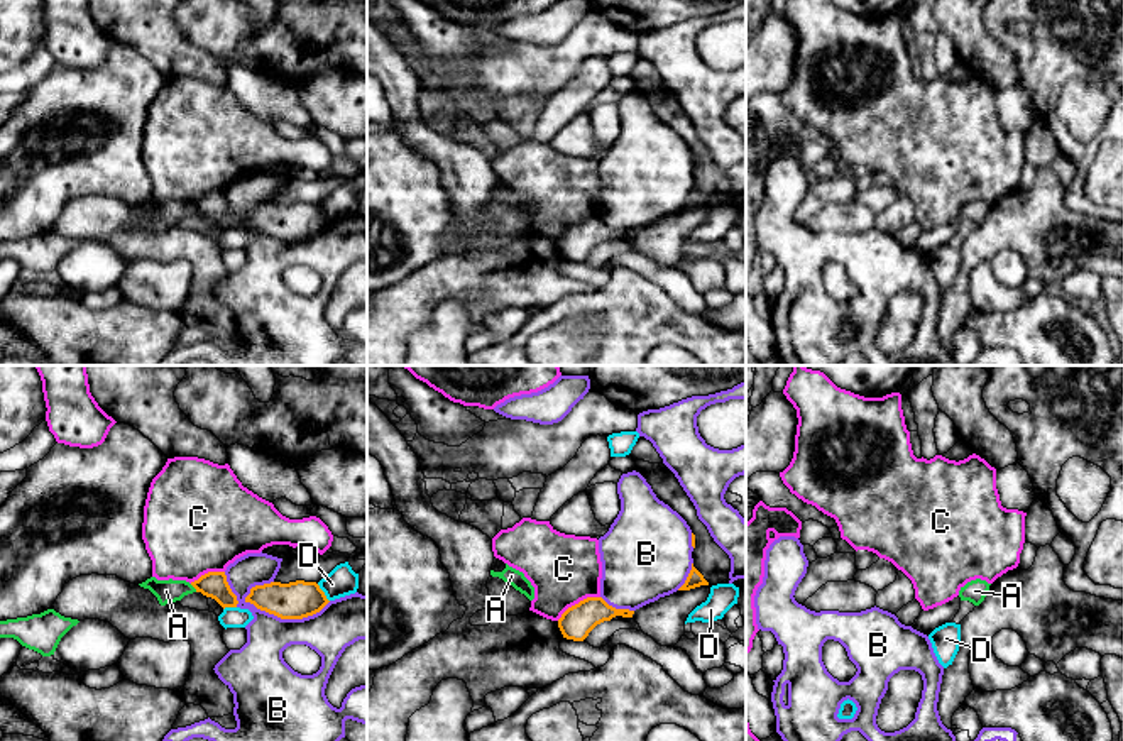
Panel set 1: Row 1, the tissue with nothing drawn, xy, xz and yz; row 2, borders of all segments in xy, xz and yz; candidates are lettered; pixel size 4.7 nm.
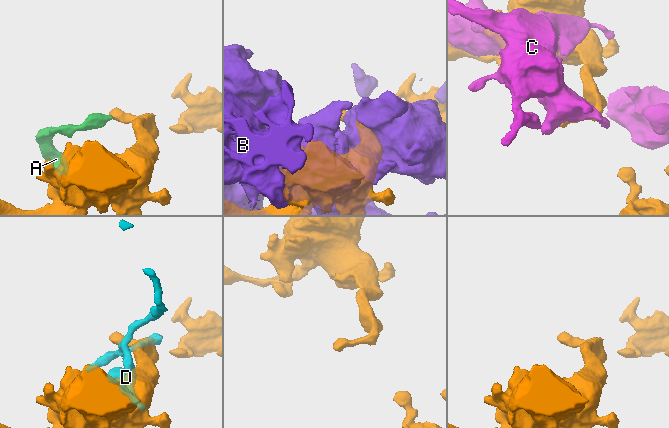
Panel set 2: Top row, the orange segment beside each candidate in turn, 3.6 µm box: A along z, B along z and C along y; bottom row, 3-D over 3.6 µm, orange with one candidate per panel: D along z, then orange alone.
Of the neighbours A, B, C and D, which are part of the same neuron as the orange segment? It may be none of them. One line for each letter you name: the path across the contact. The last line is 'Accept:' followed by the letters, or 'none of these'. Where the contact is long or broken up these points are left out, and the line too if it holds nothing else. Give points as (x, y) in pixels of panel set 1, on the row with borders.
Accept: none of these

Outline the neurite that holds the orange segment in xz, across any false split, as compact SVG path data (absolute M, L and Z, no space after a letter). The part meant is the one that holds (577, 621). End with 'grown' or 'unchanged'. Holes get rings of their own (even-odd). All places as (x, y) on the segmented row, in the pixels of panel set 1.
M587 597L562 614L558 628L563 638L583 641L597 624L616 616L633 618L633 614L634 611L609 606L602 597Z; unchanged

